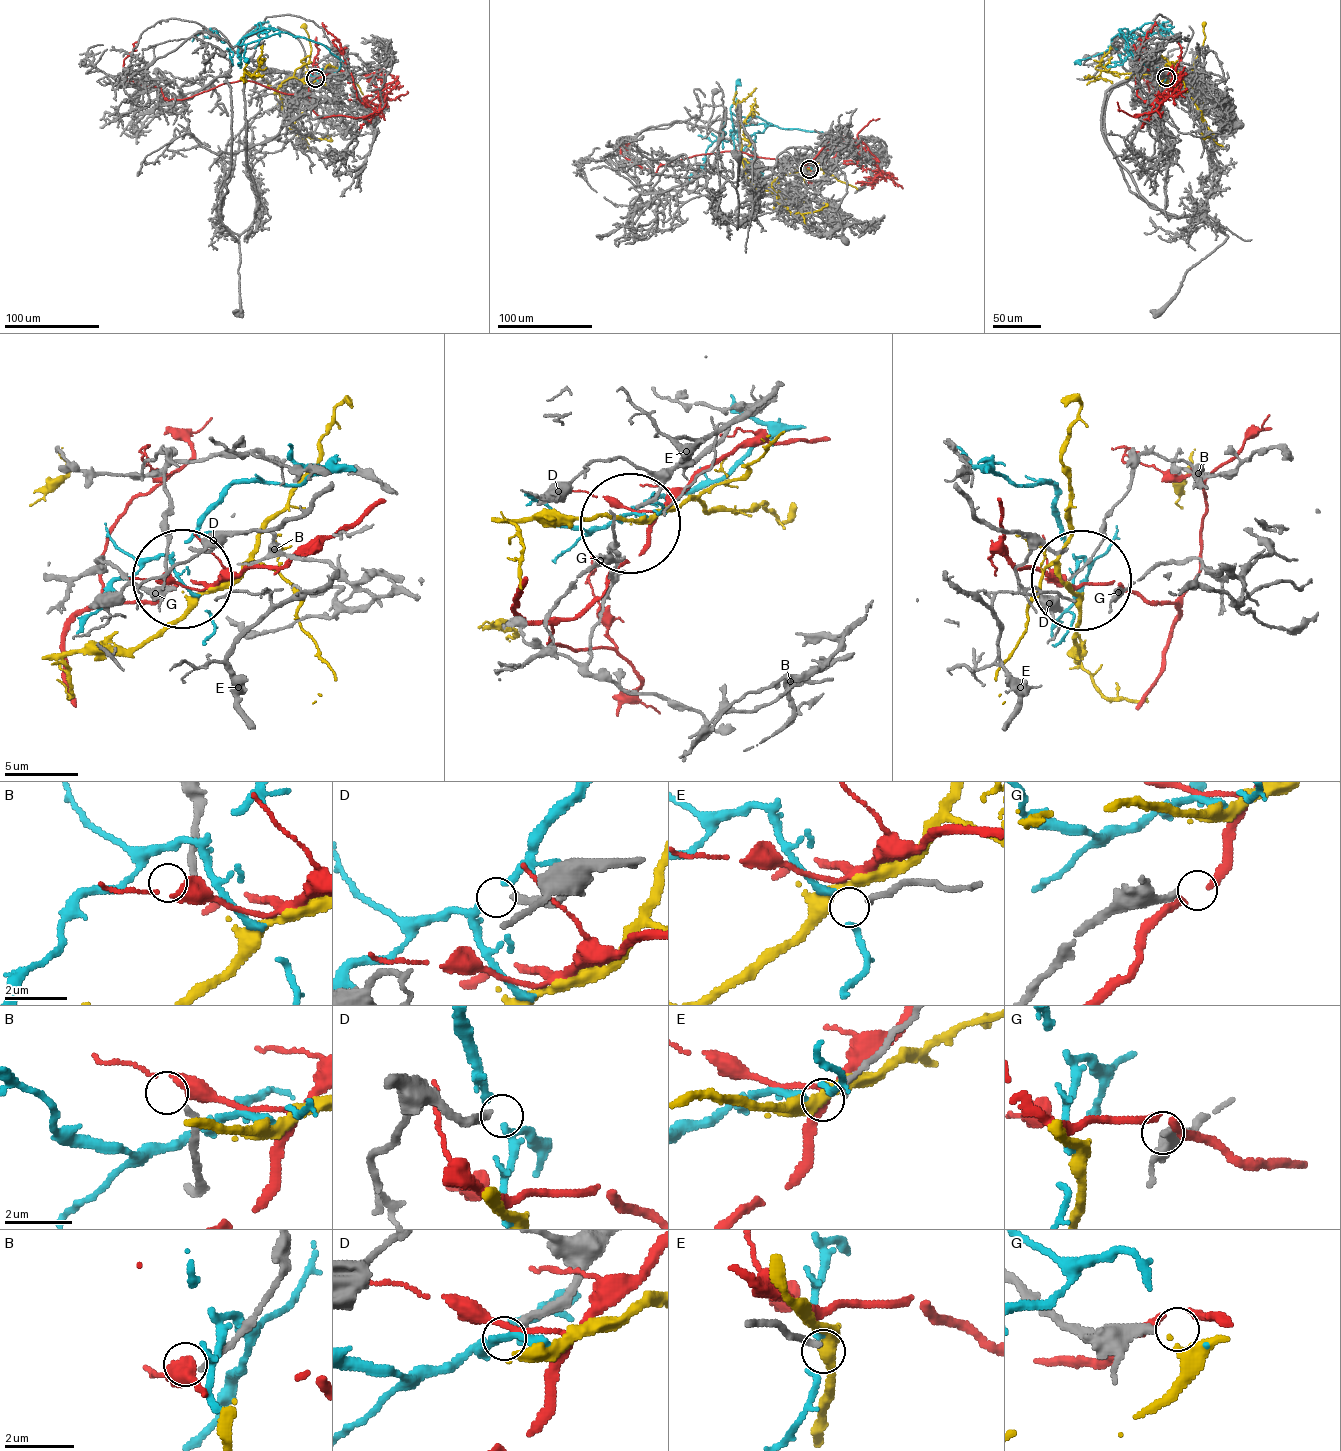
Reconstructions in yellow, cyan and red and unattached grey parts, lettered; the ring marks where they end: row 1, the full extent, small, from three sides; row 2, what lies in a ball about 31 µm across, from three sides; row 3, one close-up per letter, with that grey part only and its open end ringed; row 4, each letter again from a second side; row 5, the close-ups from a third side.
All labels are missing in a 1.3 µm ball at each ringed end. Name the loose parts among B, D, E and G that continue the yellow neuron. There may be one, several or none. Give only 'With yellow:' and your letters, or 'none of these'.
With yellow: none of these

